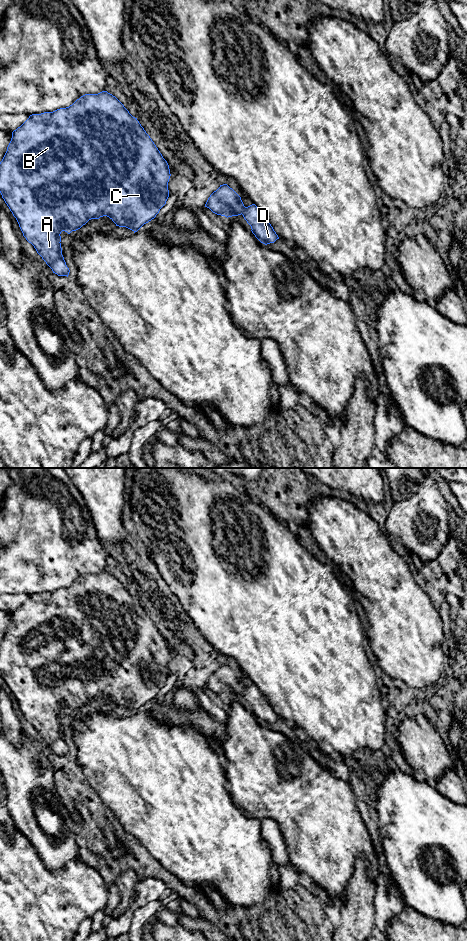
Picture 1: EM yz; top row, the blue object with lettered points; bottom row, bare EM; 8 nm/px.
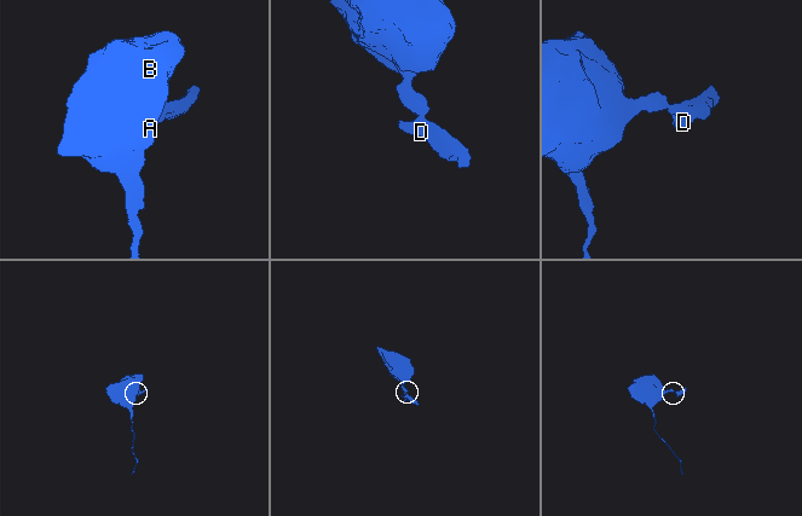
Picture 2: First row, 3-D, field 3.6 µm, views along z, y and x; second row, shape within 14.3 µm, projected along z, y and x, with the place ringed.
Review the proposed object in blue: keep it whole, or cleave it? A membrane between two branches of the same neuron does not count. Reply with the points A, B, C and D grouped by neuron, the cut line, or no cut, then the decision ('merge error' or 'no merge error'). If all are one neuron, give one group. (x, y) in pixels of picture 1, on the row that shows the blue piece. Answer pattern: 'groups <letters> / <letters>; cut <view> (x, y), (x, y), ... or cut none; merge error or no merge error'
groups A B C / D; cut yz (246, 207), (242, 214); merge error

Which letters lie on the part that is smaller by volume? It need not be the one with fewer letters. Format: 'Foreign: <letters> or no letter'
Foreign: D

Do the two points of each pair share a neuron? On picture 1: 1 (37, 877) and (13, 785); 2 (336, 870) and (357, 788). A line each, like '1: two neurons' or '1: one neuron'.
1: two neurons
2: two neurons

